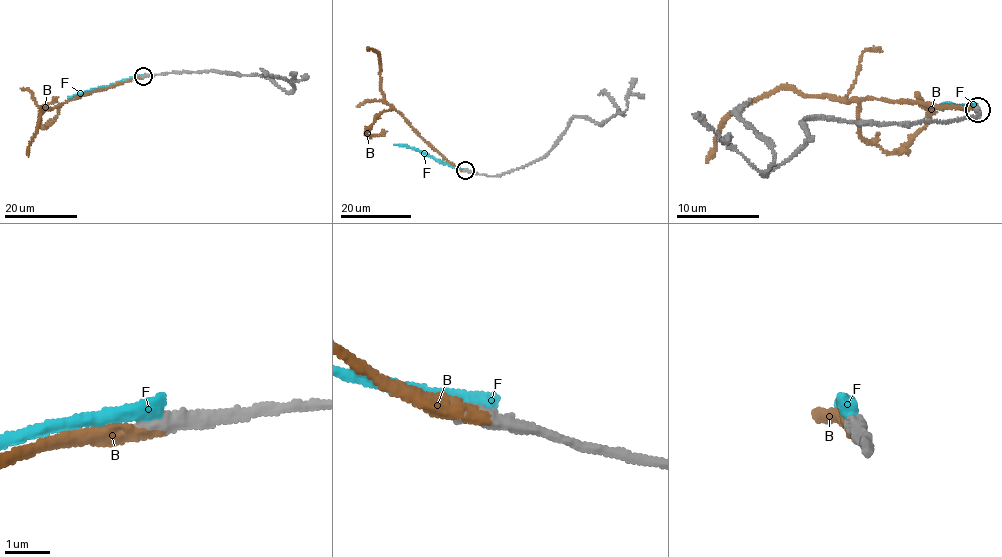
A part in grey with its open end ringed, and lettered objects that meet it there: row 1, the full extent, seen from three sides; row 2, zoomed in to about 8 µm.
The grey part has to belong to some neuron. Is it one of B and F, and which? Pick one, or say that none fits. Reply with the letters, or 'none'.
B

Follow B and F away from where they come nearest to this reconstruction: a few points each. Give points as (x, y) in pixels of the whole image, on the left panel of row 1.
B: (143, 77), (95, 90), (40, 113), (28, 156)
F: (144, 76), (131, 77), (67, 97)

